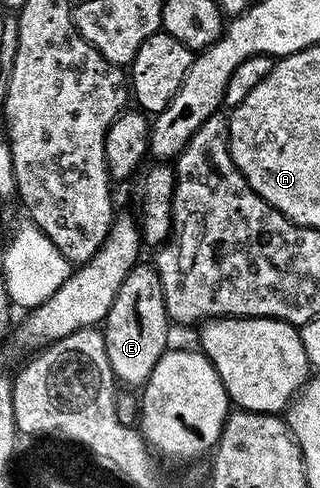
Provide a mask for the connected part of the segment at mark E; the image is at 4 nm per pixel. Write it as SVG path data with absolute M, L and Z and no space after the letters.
M145 263L131 267L124 283L120 283L120 291L116 291L116 299L104 322L106 354L115 382L145 386L156 363L167 352L166 340L170 337L170 328L172 322L166 316L158 273Z

